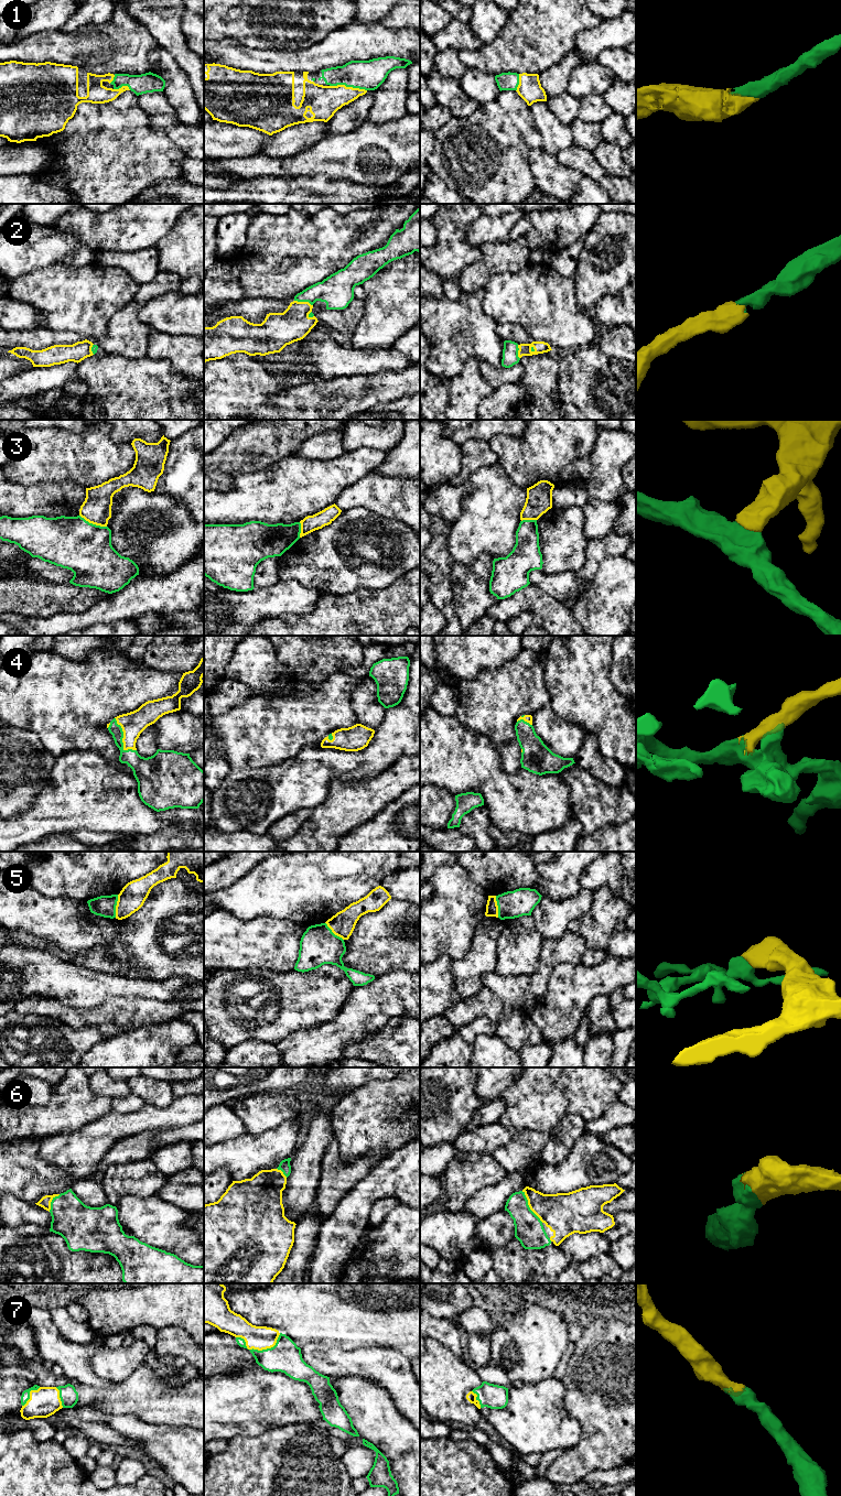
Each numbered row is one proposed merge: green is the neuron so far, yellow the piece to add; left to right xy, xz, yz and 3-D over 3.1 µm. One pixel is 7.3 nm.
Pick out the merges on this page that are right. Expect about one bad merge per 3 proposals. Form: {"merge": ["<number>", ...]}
{"merge": ["1", "2", "4", "6", "7"]}

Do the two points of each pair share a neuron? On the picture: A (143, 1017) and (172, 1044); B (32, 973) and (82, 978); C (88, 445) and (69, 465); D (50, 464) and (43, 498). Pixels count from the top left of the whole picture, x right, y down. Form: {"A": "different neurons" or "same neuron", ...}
{"A": "different neurons", "B": "same neuron", "C": "same neuron", "D": "different neurons"}

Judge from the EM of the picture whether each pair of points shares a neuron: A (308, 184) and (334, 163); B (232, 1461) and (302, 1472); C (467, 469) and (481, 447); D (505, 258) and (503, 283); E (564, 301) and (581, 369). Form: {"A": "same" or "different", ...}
{"A": "different", "B": "same", "C": "same", "D": "different", "E": "different"}

